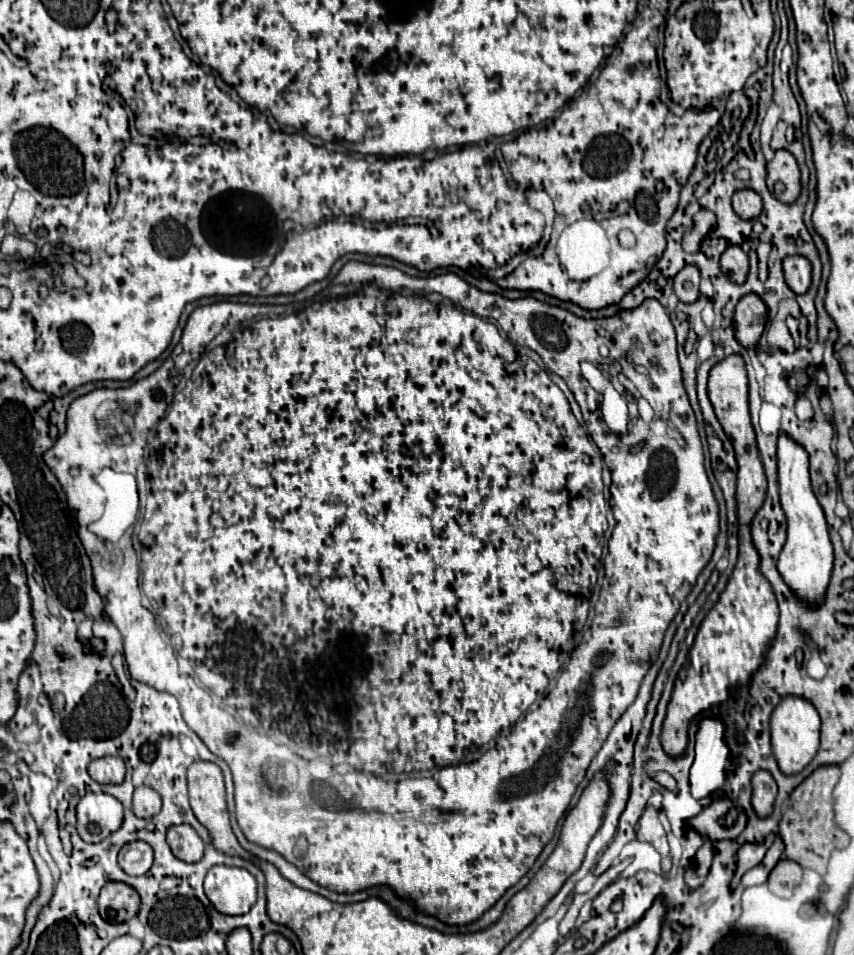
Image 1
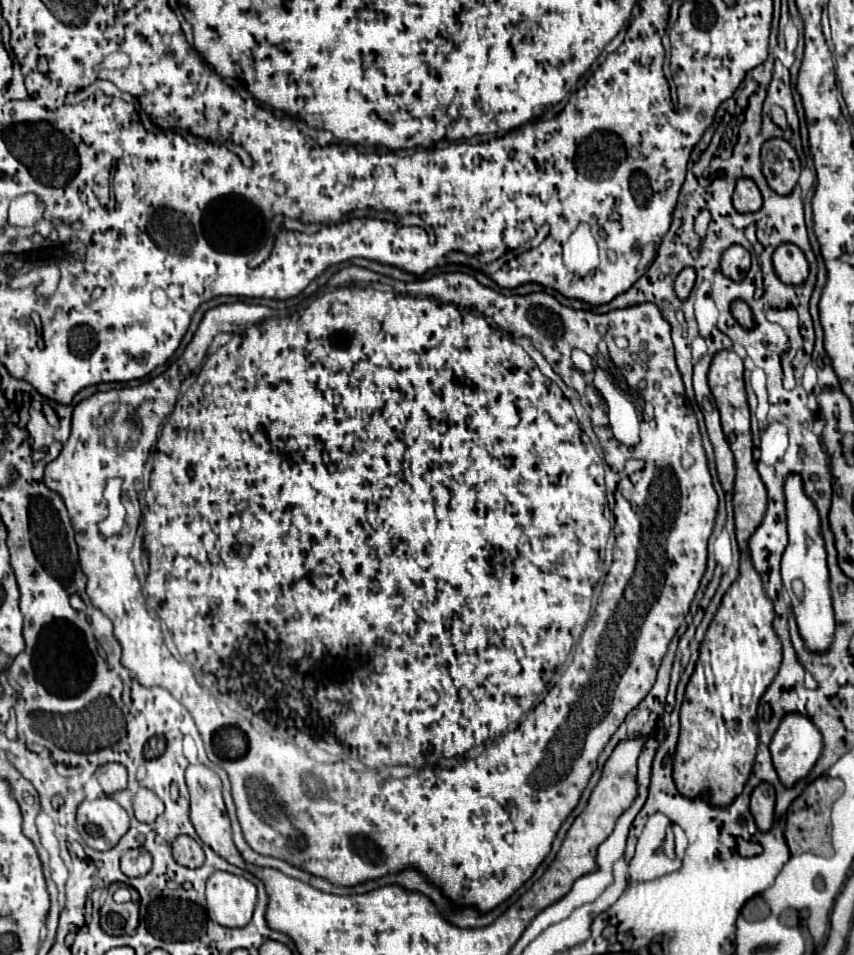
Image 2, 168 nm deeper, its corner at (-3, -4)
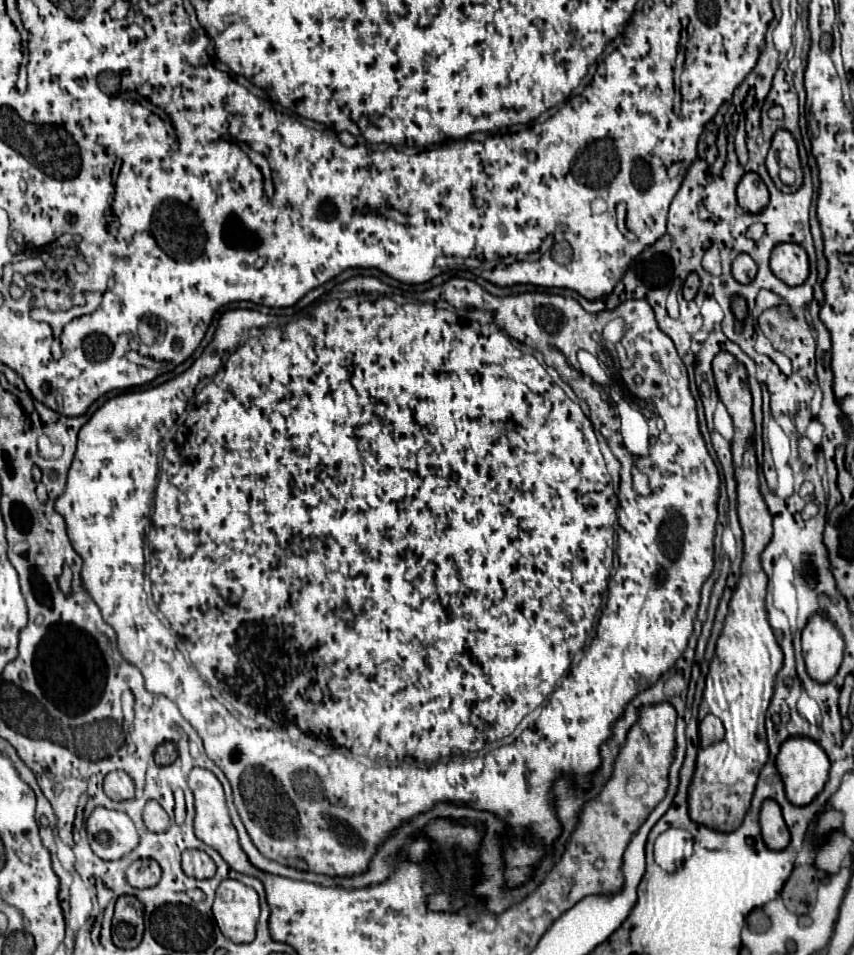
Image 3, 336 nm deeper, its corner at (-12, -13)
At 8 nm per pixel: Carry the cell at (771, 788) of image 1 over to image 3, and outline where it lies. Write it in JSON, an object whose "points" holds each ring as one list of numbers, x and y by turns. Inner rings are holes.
{"points":[[767,799,761,807,761,817,759,817,759,825,761,825,761,833,763,833,763,841,769,849,785,849,785,845,789,843,789,829,783,821,781,815,781,807,777,801]]}

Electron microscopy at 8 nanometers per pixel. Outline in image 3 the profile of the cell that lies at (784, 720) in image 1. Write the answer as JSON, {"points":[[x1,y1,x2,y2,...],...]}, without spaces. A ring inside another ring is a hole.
{"points":[[791,737,787,739,777,755,777,769,785,783,787,799,793,805,807,805,817,793,821,793,827,775,829,775,829,759,827,753,821,749,821,745,809,737]]}

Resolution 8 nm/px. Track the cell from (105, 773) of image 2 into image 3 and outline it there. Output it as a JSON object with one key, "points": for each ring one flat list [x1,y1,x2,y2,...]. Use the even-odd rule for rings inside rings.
{"points":[[113,771,105,777,105,795,113,801,125,801,135,797,133,779,125,771]]}

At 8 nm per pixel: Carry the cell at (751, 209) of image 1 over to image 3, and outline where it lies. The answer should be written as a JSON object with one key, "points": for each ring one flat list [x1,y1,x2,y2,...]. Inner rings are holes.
{"points":[[745,173,737,185,737,201,747,213,759,213,769,203,769,191,757,173]]}

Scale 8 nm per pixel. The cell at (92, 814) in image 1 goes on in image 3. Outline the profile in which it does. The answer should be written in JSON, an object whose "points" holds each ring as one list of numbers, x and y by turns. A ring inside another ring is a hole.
{"points":[[95,807,87,817,87,835,93,853,105,861,121,859,139,843,137,829,129,815,105,807]]}

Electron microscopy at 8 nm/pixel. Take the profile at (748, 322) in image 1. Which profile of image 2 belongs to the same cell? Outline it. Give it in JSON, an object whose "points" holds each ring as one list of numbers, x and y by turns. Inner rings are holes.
{"points":[[734,300,730,304,730,310,732,310,732,316,738,320,740,326,744,326,744,328,752,328,754,326,752,310,750,310,750,306,744,300]]}

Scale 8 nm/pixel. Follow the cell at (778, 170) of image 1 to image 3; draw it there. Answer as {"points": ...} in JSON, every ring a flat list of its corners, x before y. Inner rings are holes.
{"points":[[789,131,775,133,769,155,767,155,767,171,781,191,795,191,797,187,803,185,803,169,801,169,801,161,799,161,799,153,797,153,797,143],[783,167,789,167,791,171,795,171,797,181,793,187,785,187,779,181,779,171]]}

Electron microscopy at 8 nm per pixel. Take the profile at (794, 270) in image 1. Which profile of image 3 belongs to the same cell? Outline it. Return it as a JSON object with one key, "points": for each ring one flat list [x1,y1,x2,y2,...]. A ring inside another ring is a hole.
{"points":[[781,243,771,253,771,271,789,287,803,285,809,277,809,259,801,245]]}

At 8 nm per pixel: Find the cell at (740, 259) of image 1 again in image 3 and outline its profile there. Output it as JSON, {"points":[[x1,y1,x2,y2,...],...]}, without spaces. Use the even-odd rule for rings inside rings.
{"points":[[741,253,741,255,733,261,733,277,735,277,739,283,751,283,751,281,755,279,755,275,757,275,757,263,755,263,749,255]]}

